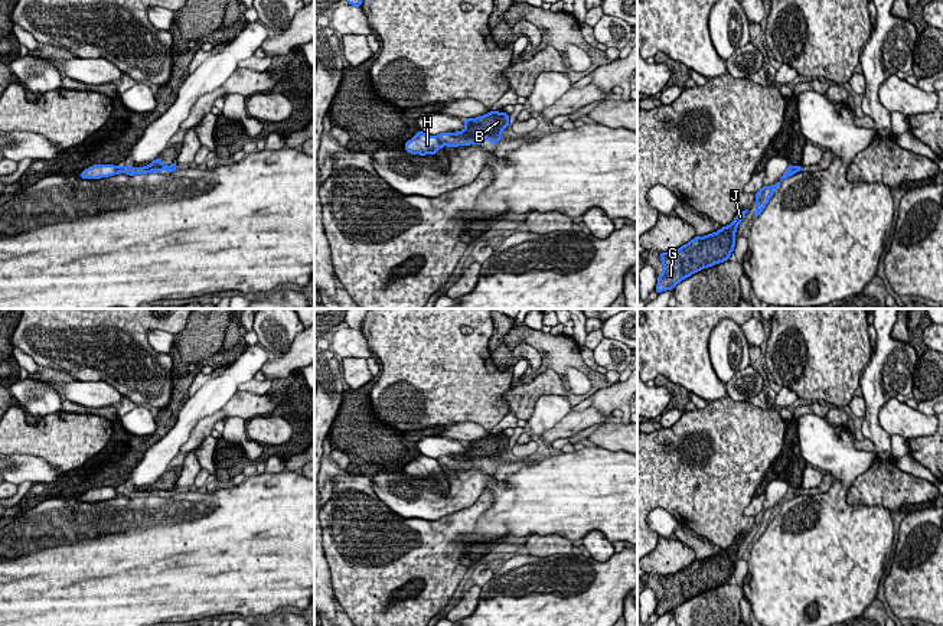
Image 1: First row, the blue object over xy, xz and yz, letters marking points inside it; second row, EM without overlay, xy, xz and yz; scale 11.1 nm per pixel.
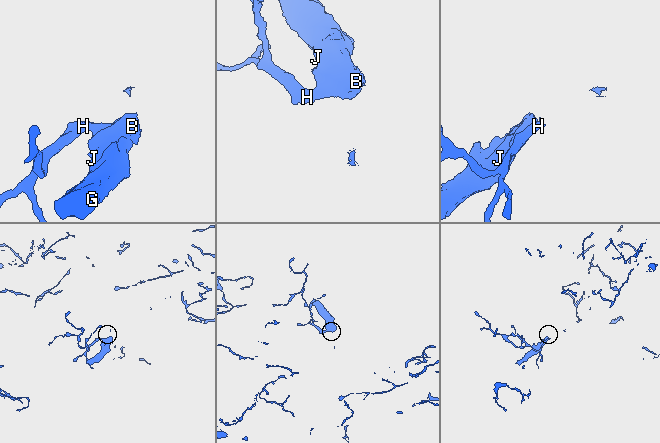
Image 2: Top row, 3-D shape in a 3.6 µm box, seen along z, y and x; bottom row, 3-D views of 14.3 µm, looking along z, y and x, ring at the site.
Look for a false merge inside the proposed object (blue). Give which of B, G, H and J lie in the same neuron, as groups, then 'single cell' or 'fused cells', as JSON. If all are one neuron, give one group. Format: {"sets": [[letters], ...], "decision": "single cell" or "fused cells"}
{"sets": [["B", "G", "J"], ["H"]], "decision": "fused cells"}

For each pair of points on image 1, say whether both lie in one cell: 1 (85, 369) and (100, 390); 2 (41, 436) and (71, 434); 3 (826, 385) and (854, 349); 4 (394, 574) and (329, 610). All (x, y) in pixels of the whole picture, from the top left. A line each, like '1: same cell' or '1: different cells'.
1: different cells
2: same cell
3: same cell
4: different cells

